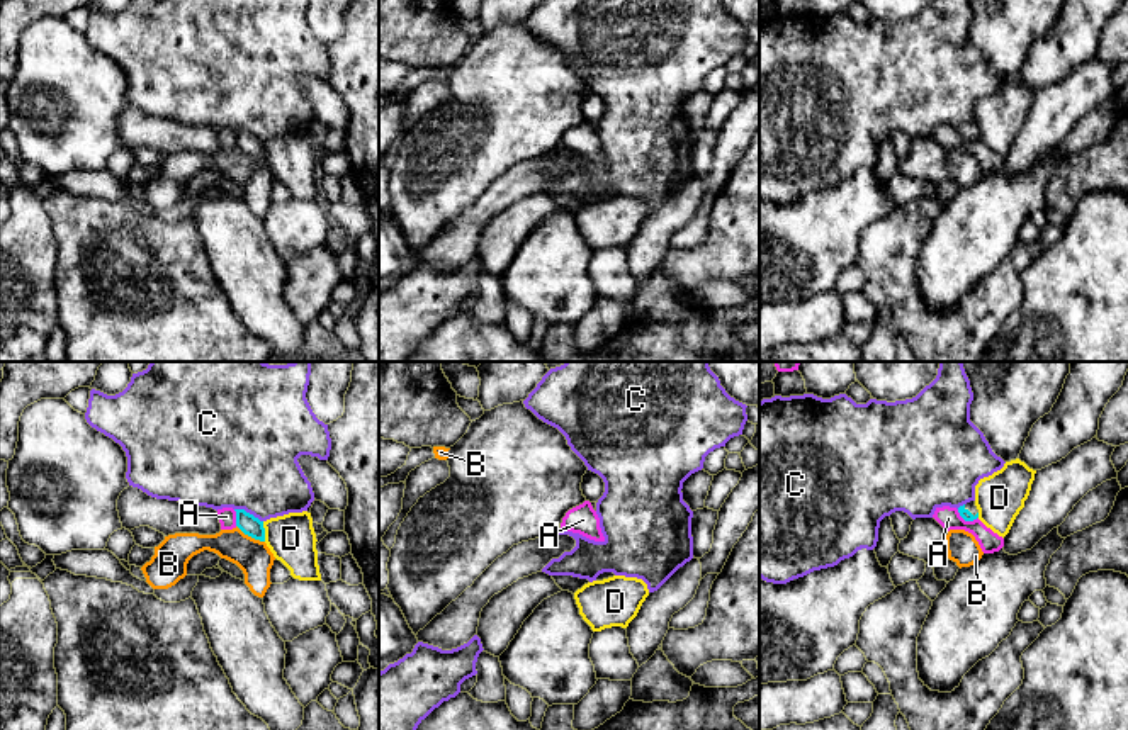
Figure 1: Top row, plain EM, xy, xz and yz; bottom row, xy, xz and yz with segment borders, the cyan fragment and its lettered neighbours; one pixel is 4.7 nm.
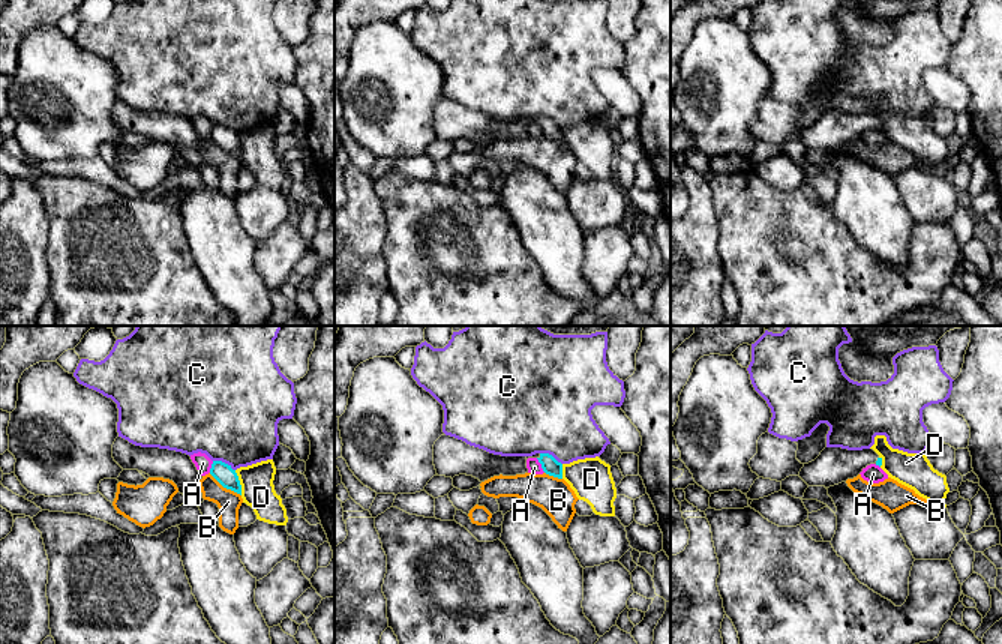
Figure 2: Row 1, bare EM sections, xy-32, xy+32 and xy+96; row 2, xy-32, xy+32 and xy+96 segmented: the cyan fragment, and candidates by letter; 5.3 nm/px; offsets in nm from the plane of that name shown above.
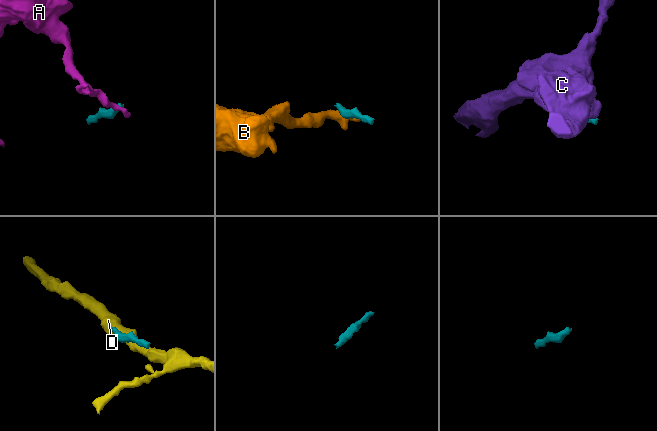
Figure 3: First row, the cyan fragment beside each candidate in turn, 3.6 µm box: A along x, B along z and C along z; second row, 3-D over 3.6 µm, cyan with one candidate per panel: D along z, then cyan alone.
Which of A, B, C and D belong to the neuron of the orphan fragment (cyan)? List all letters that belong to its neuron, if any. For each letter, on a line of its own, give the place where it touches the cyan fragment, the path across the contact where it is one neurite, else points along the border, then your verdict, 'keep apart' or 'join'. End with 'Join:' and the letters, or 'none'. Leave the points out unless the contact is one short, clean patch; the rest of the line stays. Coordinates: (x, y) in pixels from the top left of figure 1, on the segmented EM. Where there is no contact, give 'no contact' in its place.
A: contact yz (967, 520); border yz (957, 510), (965, 520), (977, 518); keep apart
B: contact xy (250, 535); border xy (236, 525), (245, 533), (264, 542); keep apart
C: contact xy (248, 513); border xy (235, 508), (243, 508), (262, 522); keep apart
D: contact xy (264, 532); border xy (262, 522), (265, 540); keep apart
Join: none

